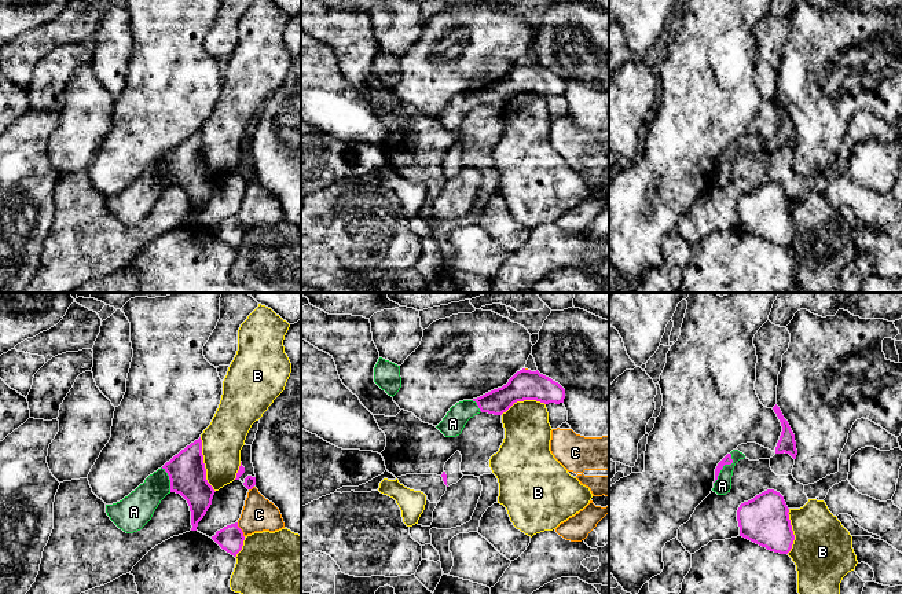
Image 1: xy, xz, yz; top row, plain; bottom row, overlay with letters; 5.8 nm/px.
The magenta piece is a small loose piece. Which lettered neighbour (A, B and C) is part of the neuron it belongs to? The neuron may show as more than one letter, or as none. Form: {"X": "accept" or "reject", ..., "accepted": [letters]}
{"A": "accept", "B": "reject", "C": "reject", "accepted": ["A"]}

